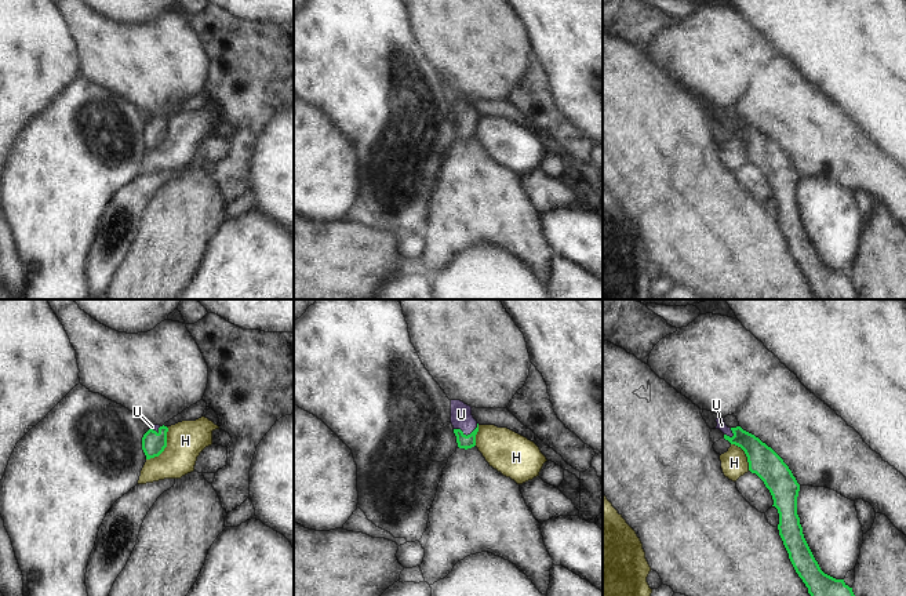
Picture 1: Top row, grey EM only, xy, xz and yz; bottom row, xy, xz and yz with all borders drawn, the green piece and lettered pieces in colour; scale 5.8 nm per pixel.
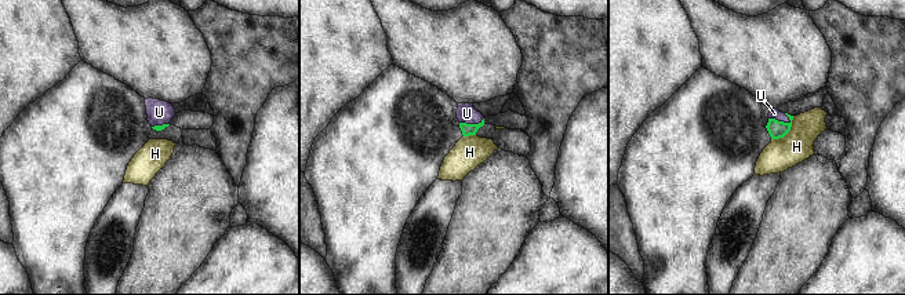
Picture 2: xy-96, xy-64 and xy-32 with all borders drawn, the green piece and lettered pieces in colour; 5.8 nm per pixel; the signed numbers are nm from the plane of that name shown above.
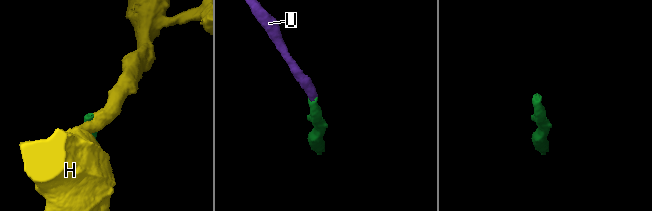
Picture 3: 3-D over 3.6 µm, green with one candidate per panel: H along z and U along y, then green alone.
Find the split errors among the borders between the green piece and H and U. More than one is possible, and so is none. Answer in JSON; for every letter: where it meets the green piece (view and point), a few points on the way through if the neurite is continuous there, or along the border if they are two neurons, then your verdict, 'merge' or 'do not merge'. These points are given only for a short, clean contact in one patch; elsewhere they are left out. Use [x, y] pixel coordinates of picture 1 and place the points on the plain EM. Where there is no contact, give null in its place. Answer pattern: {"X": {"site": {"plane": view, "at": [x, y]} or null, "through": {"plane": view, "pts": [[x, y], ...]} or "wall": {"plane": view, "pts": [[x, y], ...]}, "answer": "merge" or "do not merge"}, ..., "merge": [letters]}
{"H": {"site": {"plane": "xy", "at": [166, 137]}, "wall": {"plane": "xy", "pts": [[167, 117], [167, 137], [157, 146], [146, 151]]}, "answer": "do not merge"}, "U": {"site": {"plane": "xz", "at": [465, 126]}, "through": {"plane": "xz", "pts": [[465, 133], [465, 126], [461, 105]]}, "answer": "merge"}, "merge": ["U"]}

